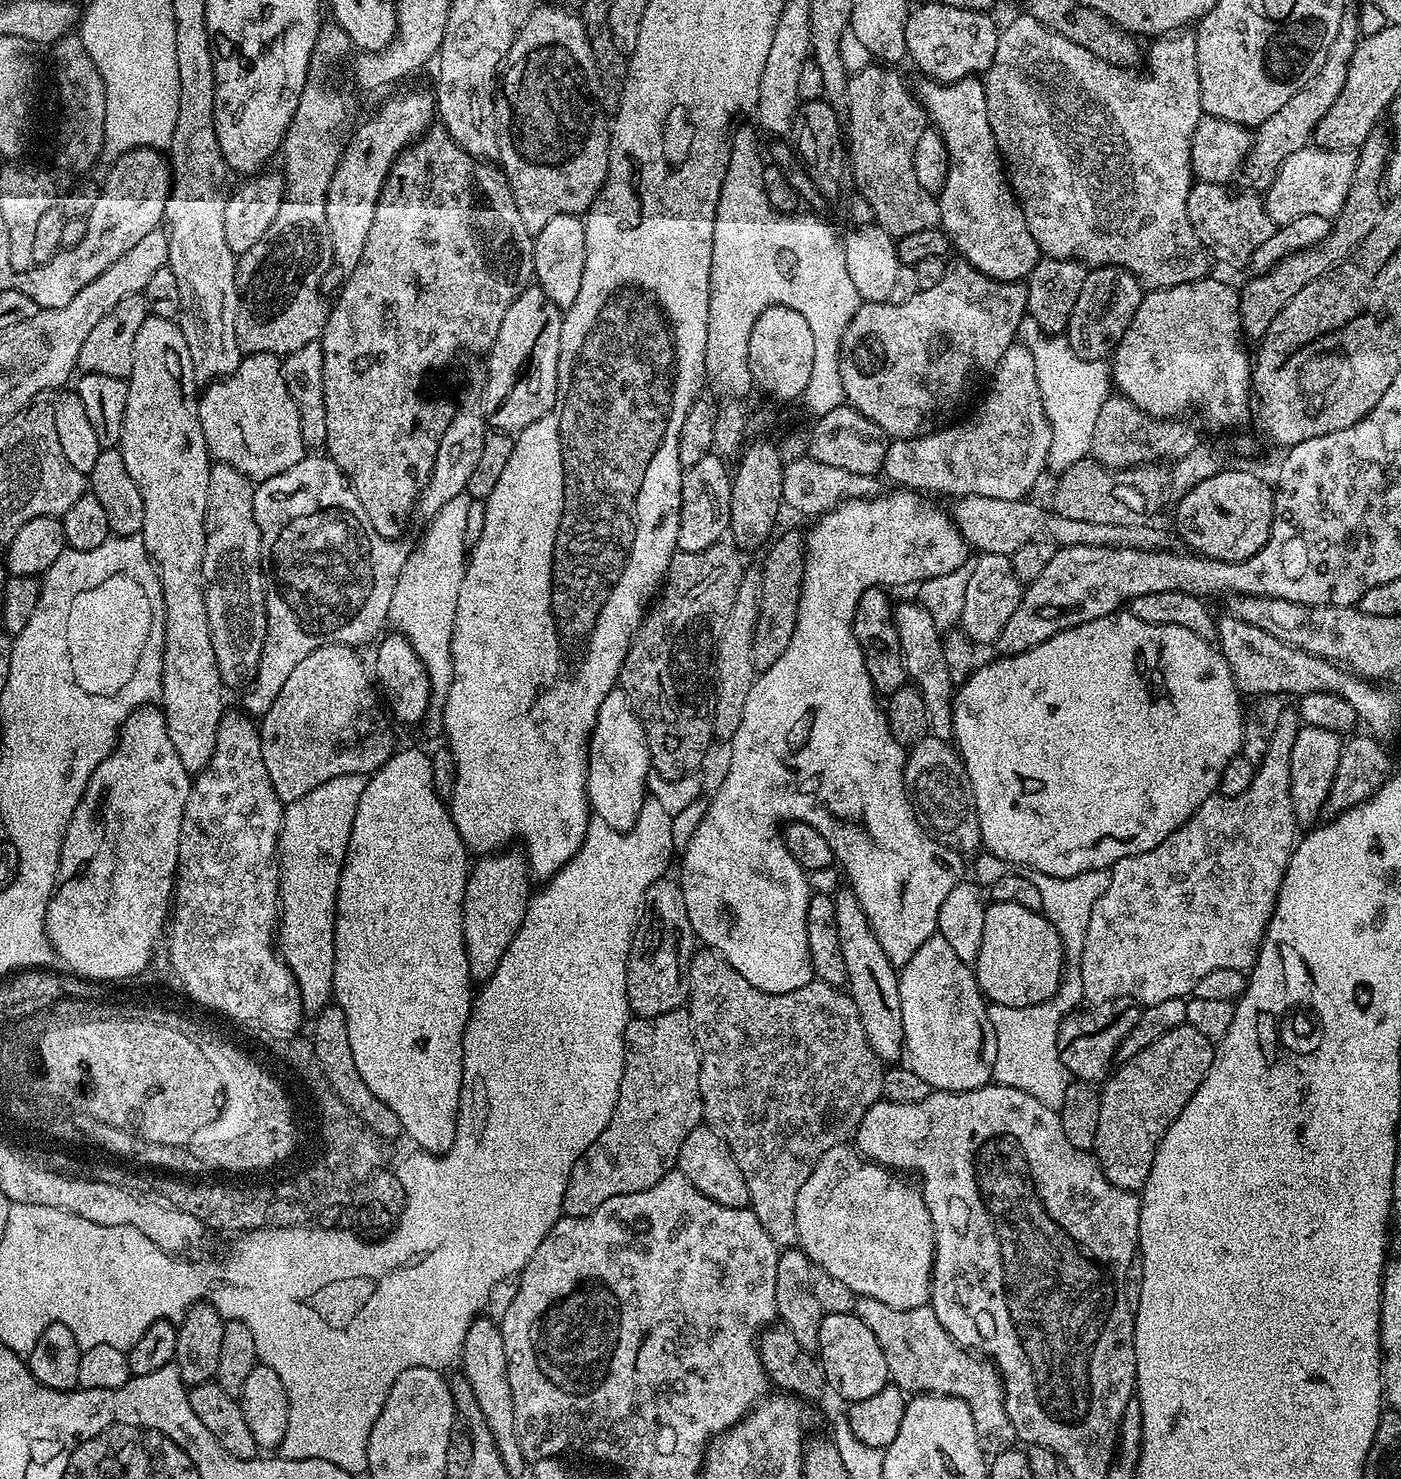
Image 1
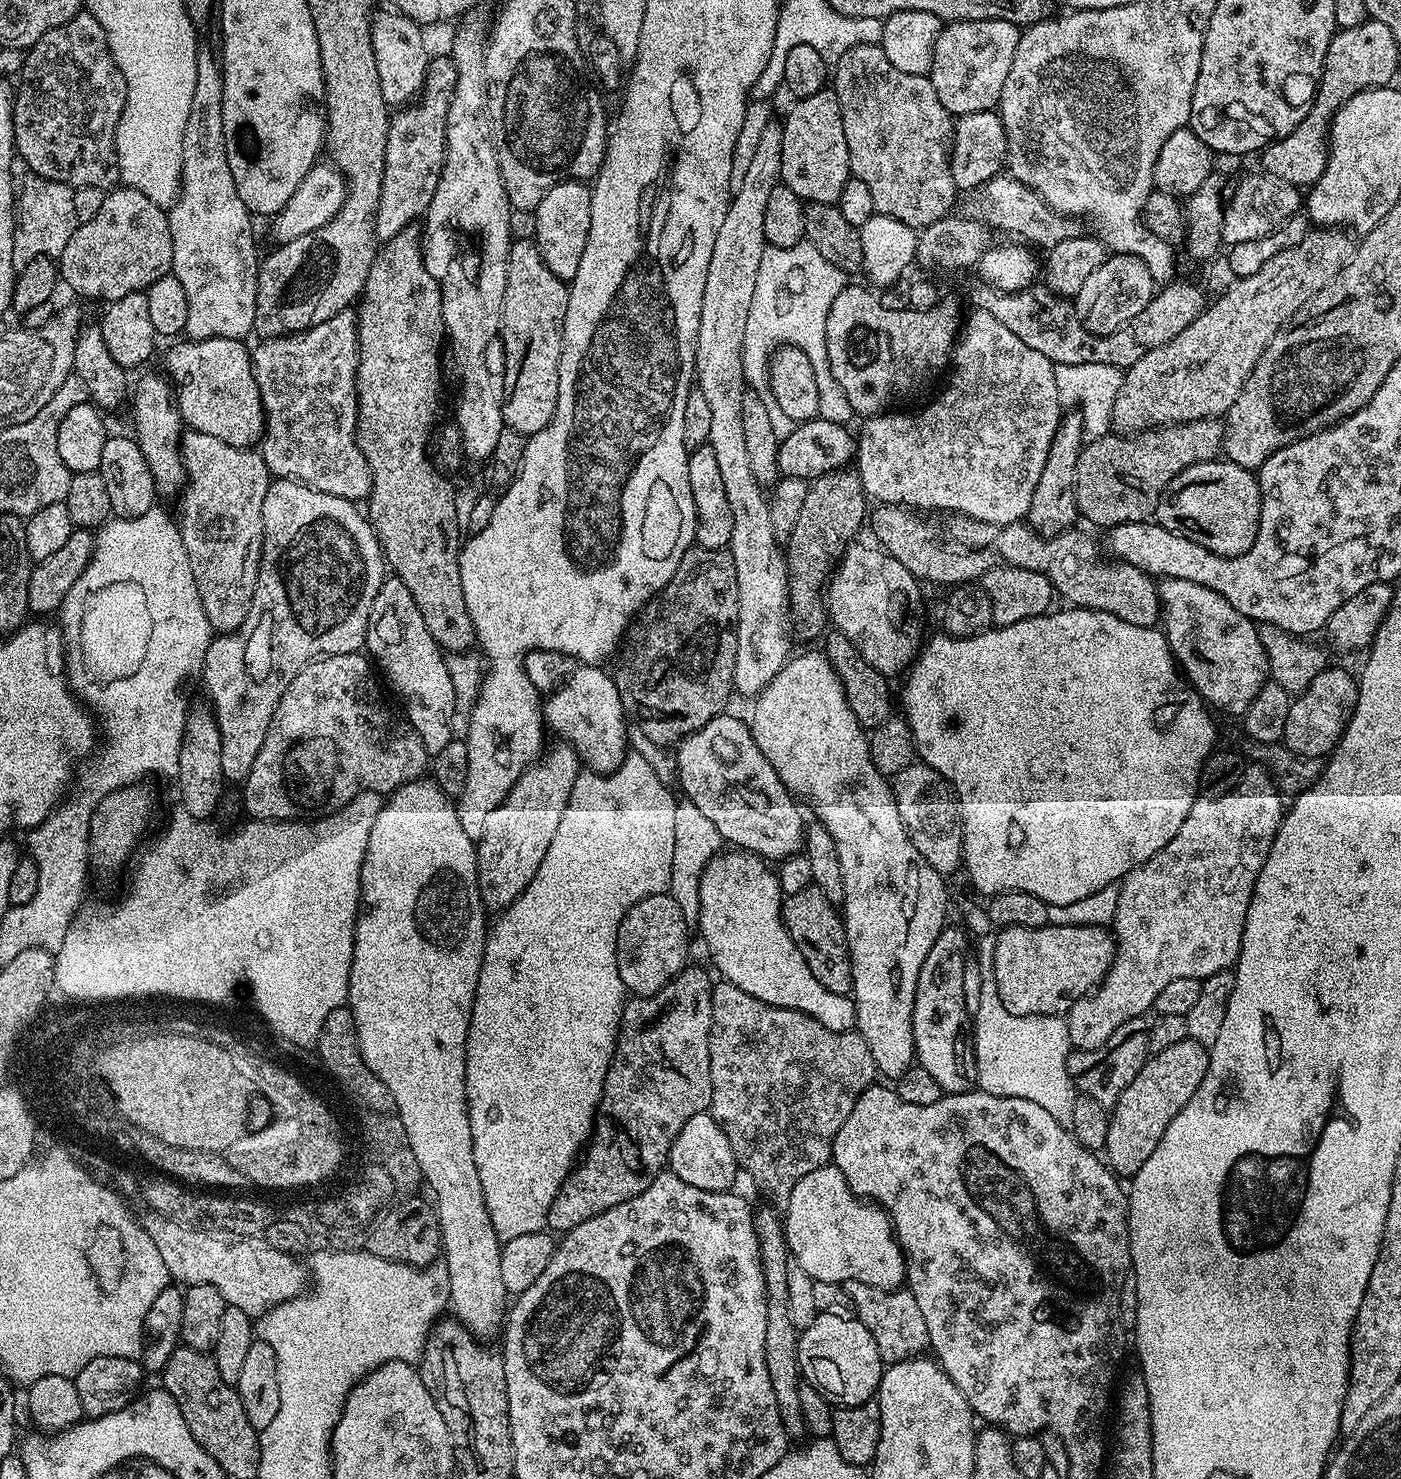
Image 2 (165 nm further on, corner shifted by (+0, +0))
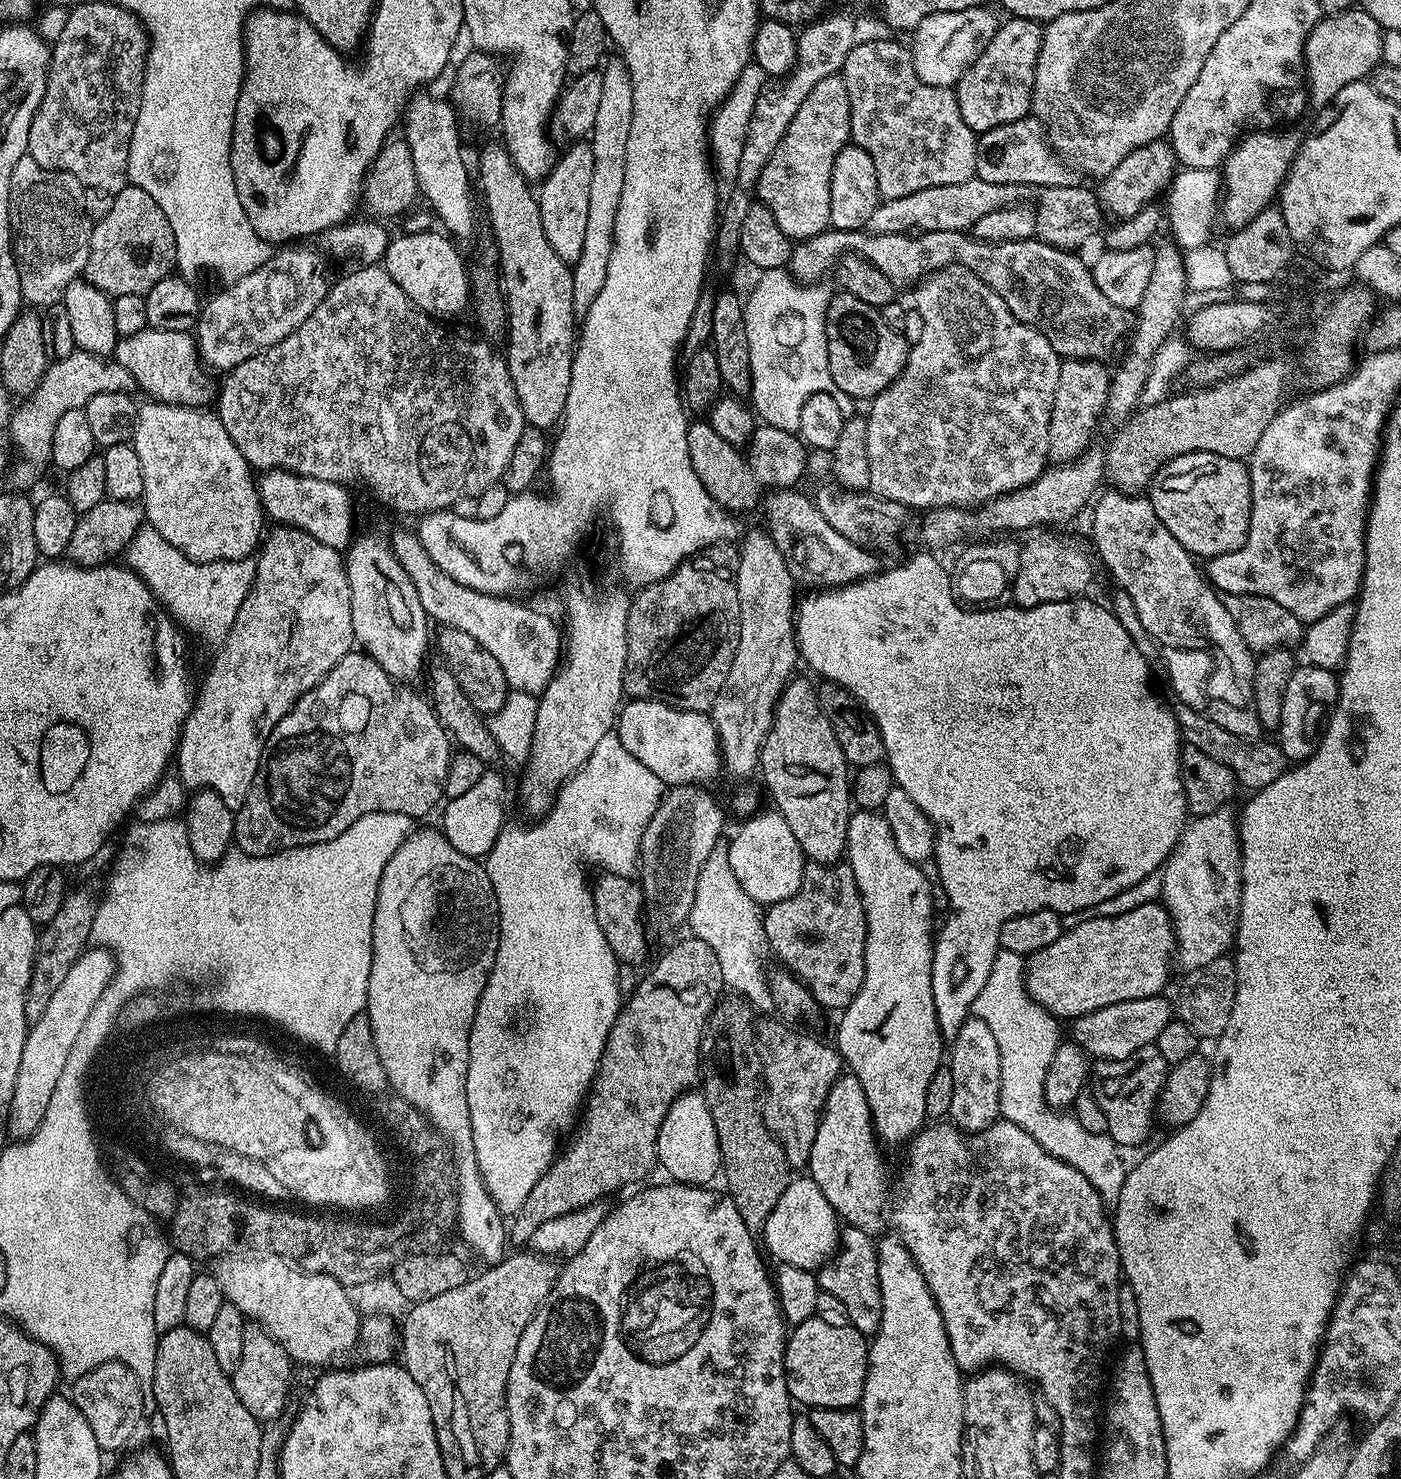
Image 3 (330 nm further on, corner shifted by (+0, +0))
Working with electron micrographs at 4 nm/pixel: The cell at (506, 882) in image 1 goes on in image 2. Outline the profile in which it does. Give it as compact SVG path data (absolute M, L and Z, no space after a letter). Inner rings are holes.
M556 742L551 748L552 745L540 759L525 767L510 794L506 794L501 804L486 814L486 822L482 822L476 844L476 865L485 909L509 908L523 894L534 874L538 874L538 866L542 866L542 858L546 858L546 849L554 839L554 830L558 830L558 822L562 822L570 790L574 790L582 765L569 744Z

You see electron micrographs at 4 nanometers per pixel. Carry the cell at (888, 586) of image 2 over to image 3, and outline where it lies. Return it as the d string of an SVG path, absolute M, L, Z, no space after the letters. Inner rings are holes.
M790 488L772 490L763 497L763 508L768 519L766 531L784 555L786 566L797 585L817 584L817 589L824 590L829 586L853 584L877 571L877 557L869 549L859 548L850 542L850 538L842 538L842 534L822 518L811 495L803 496L800 490Z

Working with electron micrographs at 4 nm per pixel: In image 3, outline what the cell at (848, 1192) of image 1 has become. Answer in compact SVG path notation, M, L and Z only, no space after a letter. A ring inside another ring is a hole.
M789 1179L786 1190L782 1190L778 1206L770 1210L770 1218L762 1229L762 1244L766 1252L768 1247L767 1255L772 1255L780 1264L816 1270L837 1251L842 1224L830 1202L826 1202L822 1190L818 1190L818 1182L803 1179Z

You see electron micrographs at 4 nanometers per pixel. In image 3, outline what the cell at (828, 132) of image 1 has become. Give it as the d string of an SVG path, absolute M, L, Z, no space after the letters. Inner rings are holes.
M843 75L822 78L806 102L794 114L790 130L782 134L778 150L770 154L770 162L760 172L755 195L774 214L782 234L793 240L810 239L830 228L830 174L834 170L834 158L850 143L850 94L846 94Z

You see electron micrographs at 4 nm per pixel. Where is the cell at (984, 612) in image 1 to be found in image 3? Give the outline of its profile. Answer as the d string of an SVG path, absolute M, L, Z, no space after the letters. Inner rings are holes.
M1044 536L1041 540L1032 540L1021 547L1020 555L1010 580L1010 596L1022 608L1033 608L1046 602L1062 602L1083 597L1092 584L1092 564L1080 548L1067 544L1064 540L1055 540Z

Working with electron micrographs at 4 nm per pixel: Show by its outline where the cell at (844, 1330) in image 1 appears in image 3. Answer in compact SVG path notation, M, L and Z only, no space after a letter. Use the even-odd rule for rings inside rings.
M811 1316L806 1322L795 1325L787 1333L784 1346L784 1377L788 1393L797 1405L805 1404L805 1409L814 1408L856 1408L862 1398L868 1373L869 1337L863 1336L851 1324L830 1326L822 1318Z

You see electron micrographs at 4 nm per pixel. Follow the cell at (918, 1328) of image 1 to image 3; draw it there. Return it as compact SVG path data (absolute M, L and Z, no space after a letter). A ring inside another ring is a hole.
M845 1227L840 1233L838 1251L819 1269L821 1292L834 1294L846 1306L848 1322L863 1336L875 1337L880 1325L882 1290L878 1286L878 1258L873 1237L857 1228Z

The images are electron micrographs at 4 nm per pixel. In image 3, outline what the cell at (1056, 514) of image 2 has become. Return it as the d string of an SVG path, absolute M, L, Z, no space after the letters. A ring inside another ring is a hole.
M1065 359L1058 370L1058 390L1054 390L1054 406L1050 410L1048 458L1053 465L1069 464L1093 443L1096 419L1108 406L1108 388L1112 385L1109 365L1102 360Z

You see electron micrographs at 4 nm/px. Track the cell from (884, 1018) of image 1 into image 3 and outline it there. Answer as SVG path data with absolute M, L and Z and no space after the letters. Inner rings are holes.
M793 678L781 690L776 714L760 748L758 776L764 779L776 803L773 804L775 811L786 818L786 826L790 826L794 838L798 838L798 846L802 846L805 857L813 864L841 863L848 847L848 817L854 811L850 803L850 765L844 761L842 746L838 746L834 730L830 730L830 722L826 722L822 714L816 688L810 681Z

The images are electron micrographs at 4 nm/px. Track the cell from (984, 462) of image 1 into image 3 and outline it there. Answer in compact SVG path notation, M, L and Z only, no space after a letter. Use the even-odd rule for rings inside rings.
M952 264L944 269L930 273L915 285L916 302L914 308L923 319L923 335L911 345L908 361L898 378L886 390L872 397L866 411L866 458L870 460L869 489L874 496L881 496L903 504L905 509L920 508L966 508L979 506L988 500L1004 496L1027 484L1033 484L1040 477L1048 458L1048 435L1050 434L1050 410L1054 406L1054 390L1058 390L1058 370L1062 357L1046 342L1046 338L1036 329L1024 325L1014 318L1006 303L986 282L982 281L970 269L960 264Z

